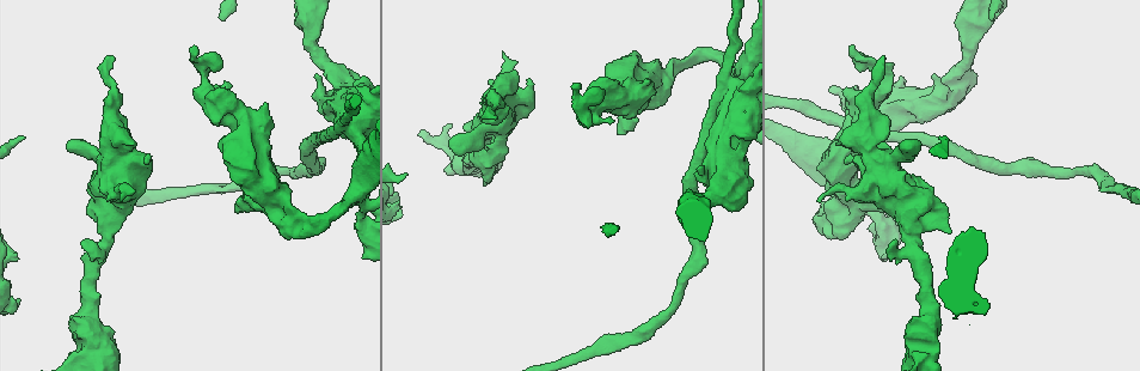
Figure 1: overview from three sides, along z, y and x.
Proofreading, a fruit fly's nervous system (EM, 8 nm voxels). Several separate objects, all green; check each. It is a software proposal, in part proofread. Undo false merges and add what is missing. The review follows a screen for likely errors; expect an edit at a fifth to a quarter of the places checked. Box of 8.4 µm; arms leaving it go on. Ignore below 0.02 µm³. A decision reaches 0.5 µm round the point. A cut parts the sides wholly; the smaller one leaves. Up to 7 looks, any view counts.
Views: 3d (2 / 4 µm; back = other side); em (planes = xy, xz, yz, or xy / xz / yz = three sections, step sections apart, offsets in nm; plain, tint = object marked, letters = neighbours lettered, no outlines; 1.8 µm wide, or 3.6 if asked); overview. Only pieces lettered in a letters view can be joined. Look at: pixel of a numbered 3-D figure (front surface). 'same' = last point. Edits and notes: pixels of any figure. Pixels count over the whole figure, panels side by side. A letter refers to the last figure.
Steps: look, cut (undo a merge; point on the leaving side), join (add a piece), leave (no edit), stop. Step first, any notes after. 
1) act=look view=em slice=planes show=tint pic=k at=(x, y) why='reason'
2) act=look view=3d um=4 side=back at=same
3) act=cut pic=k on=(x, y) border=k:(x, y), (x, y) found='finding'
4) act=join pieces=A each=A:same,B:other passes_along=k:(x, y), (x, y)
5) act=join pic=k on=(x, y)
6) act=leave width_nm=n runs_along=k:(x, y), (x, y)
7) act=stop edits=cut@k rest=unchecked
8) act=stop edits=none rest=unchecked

act=look view=em slice=xy step=8 show=tint pic=1 at=(860, 160) why='thick turns thin'

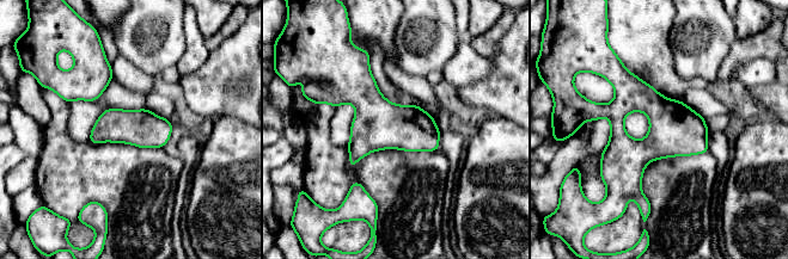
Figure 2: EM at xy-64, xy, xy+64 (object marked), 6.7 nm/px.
act=look view=em slice=planes show=tint at=same why='cut it another way'

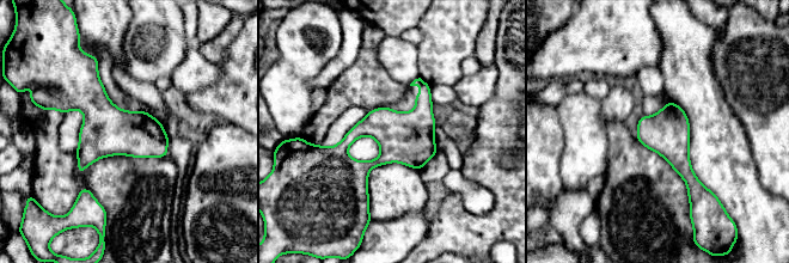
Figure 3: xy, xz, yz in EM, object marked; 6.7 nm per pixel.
act=look view=em slice=planes show=letters at=same

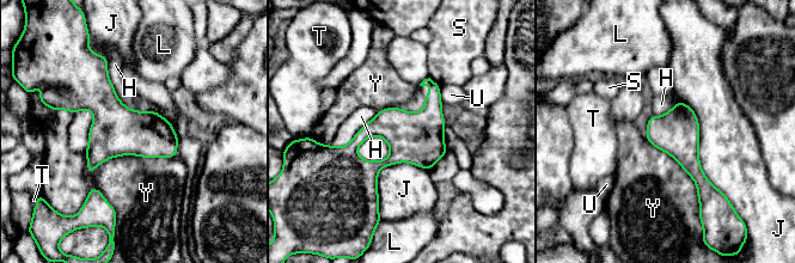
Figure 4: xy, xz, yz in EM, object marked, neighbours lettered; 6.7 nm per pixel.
act=leave width_nm=300 each=H:other,J:other,L:other,S:other,T:other,U:other,Y:other border=4:(84, 152), (89, 172), (176, 154) found='all the same cell'

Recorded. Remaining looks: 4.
act=look view=em slice=planes show=letters pic=1 at=(659, 92) why='four-way junction'

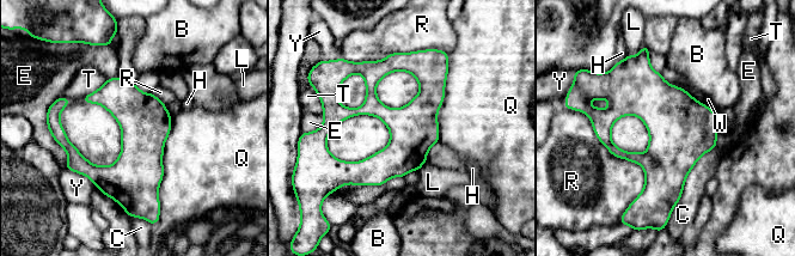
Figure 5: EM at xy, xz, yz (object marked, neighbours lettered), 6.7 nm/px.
act=leave width_nm=320 each=B:other,C:other,E:other,H:other,L:other,Q:other,R:other,T:other,W:other,Y:other border=5:(172, 116), (164, 144), (159, 208) found='one cell here'

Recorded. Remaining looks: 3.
act=look view=em slice=planes show=letters pic=1 at=(202, 94) why='thick turns thin'

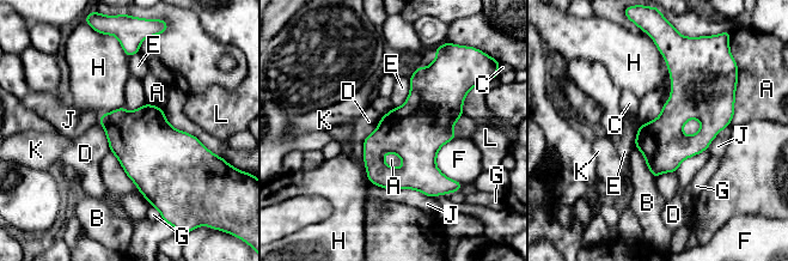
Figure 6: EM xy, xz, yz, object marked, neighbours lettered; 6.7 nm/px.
act=leave width_nm=300 each=A:other,B:other,C:other,D:other,E:other,F:other,G:other,H:other,J:other,K:other,L:other border=6:(707, 149), (686, 157), (675, 171) found='one cell here'

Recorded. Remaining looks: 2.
act=stop edits=none rest=unchecked

